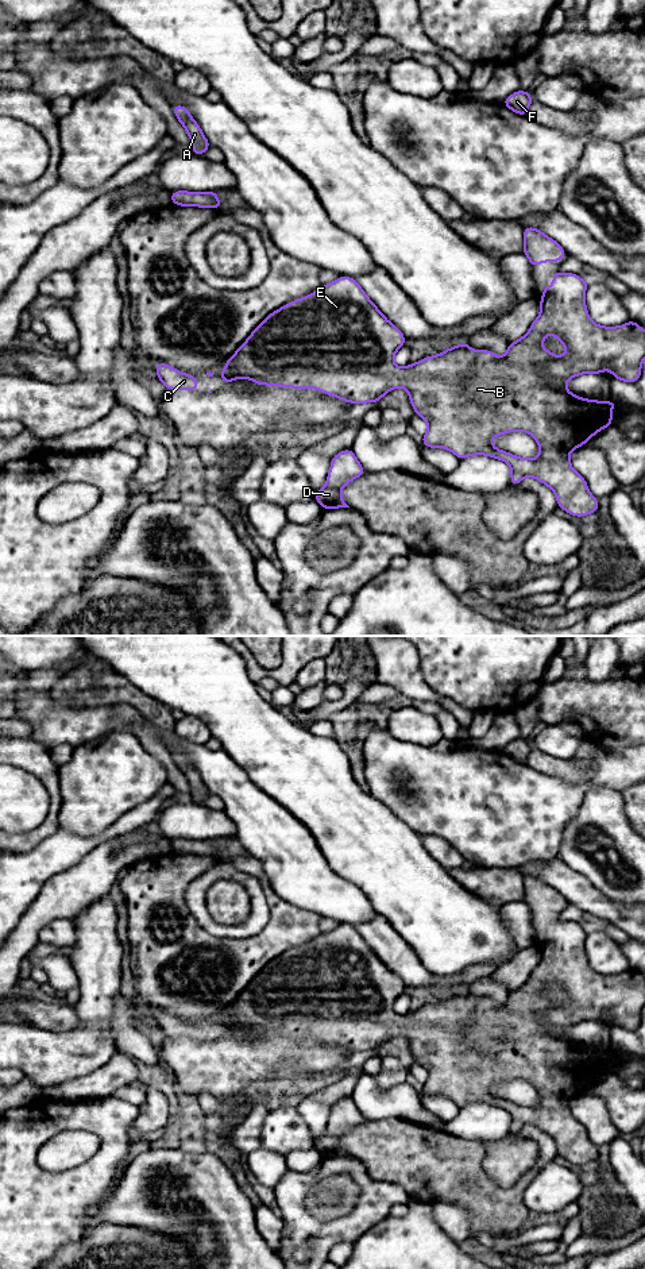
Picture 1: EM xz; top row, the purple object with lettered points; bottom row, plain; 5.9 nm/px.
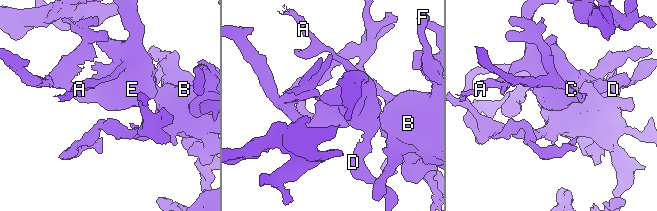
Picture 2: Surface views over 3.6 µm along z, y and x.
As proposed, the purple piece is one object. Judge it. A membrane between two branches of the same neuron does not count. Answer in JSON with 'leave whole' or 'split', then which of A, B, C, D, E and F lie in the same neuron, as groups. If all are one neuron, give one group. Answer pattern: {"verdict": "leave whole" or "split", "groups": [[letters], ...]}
{"verdict": "leave whole", "groups": [["A", "B", "C", "D", "E", "F"]]}

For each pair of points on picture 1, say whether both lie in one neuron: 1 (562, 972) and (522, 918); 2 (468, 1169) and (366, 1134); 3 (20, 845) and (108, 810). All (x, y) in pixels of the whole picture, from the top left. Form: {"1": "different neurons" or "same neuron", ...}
{"1": "different neurons", "2": "same neuron", "3": "different neurons"}

